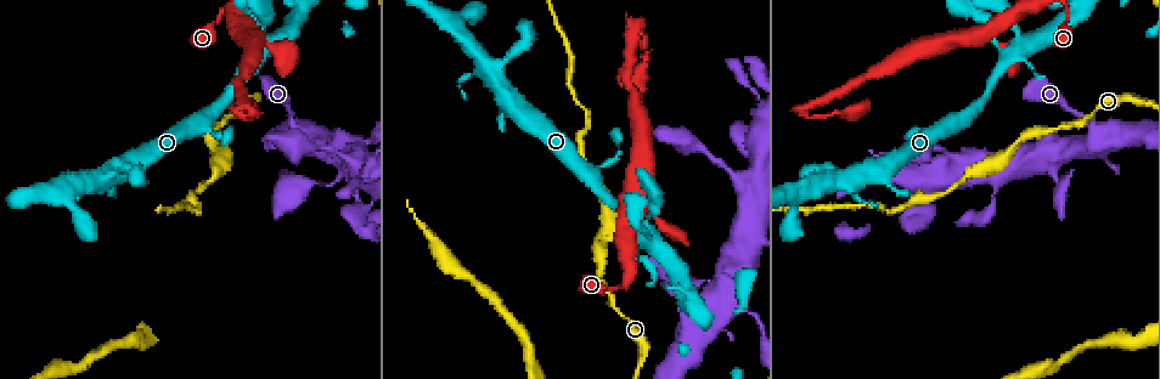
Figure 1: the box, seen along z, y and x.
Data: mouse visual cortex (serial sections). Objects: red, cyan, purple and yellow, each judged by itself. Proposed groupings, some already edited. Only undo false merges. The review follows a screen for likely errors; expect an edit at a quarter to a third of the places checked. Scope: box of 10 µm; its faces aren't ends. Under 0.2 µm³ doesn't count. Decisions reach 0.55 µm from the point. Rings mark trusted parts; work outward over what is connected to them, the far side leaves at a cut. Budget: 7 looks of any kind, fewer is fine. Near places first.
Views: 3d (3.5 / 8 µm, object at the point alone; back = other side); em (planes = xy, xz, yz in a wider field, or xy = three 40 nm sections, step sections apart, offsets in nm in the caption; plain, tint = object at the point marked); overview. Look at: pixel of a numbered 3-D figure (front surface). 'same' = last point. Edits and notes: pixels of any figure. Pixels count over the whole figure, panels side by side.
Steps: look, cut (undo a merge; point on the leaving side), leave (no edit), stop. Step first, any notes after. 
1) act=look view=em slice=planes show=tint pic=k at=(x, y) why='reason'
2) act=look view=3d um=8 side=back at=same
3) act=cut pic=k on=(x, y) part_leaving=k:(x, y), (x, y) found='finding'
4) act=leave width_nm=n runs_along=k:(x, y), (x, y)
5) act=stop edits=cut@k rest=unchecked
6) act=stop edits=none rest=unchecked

act=look view=3d um=3.5 pic=1 at=(634, 33) why='thick turns thin'

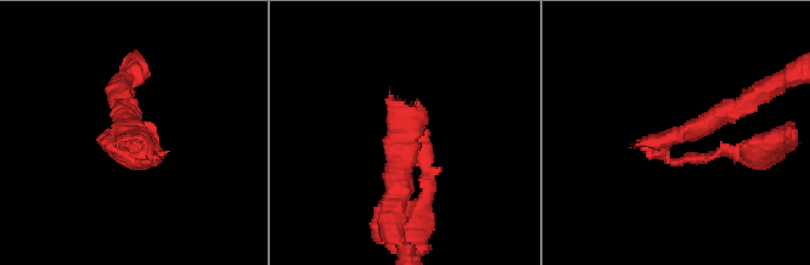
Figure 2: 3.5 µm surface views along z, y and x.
act=look view=em slice=xy step=5 show=tint pic=2 at=(132, 133)

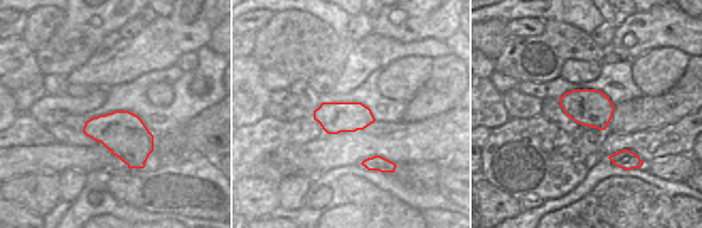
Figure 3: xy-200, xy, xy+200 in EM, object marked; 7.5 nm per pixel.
act=look view=em slice=planes show=tint at=same

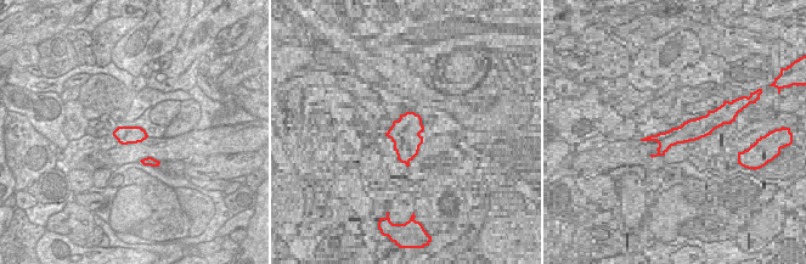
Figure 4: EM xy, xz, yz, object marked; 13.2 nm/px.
act=leave runs_along=2:(747, 101), (665, 142), (671, 162), (713, 158) found='one cell here'

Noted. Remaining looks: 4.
act=look view=3d um=3.5 pic=1 at=(1011, 54) why='calibre changes'

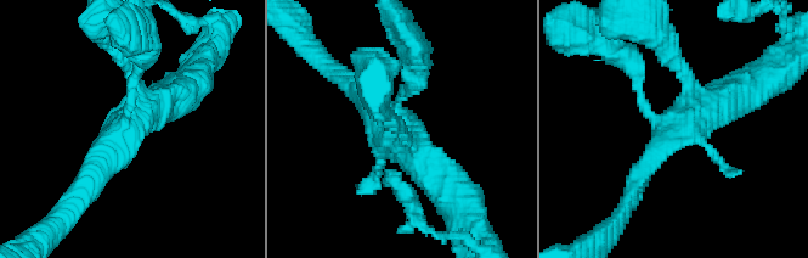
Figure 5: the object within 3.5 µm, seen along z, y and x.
act=look view=em slice=xy step=2 show=tint pic=5 at=(120, 133) why='shape alone is not enough'

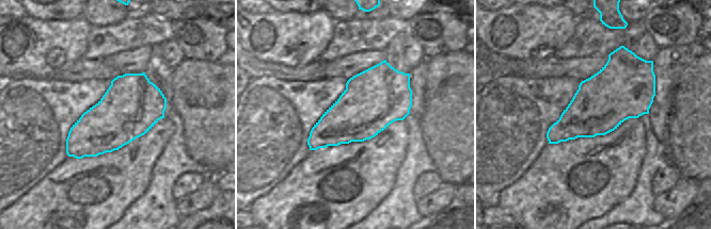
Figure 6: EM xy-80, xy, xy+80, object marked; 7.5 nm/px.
act=leave runs_along=5:(631, 192), (690, 113), (730, 106) found='all the same cell'

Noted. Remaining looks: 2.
act=look view=3d um=3.5 pic=1 at=(342, 171) why='abrupt turn'

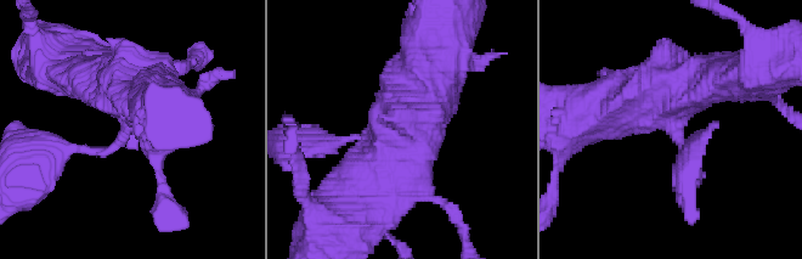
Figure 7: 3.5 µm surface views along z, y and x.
act=look view=em slice=xy step=2 show=tint pic=7 at=(672, 117)

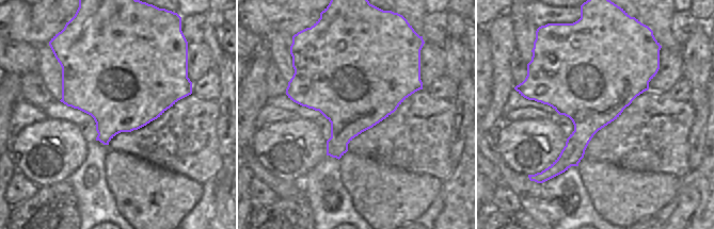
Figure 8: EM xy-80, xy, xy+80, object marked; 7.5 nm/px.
act=leave runs_along=7:(362, 193), (418, 107), (433, 60) found='one cell here'

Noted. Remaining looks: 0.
act=stop edits=none rest=unchecked

